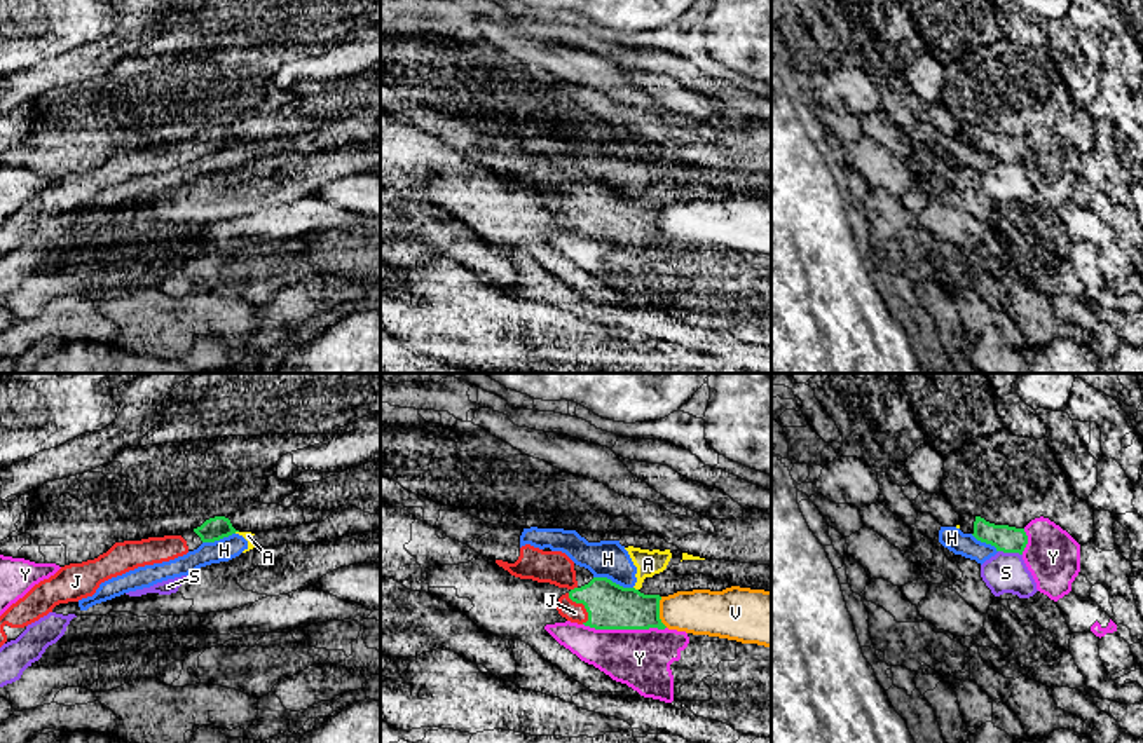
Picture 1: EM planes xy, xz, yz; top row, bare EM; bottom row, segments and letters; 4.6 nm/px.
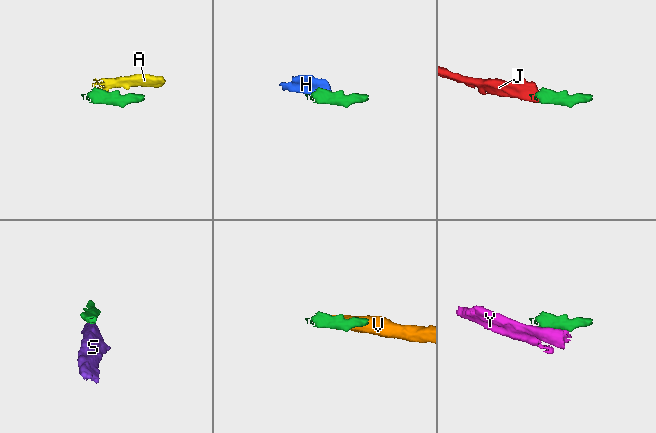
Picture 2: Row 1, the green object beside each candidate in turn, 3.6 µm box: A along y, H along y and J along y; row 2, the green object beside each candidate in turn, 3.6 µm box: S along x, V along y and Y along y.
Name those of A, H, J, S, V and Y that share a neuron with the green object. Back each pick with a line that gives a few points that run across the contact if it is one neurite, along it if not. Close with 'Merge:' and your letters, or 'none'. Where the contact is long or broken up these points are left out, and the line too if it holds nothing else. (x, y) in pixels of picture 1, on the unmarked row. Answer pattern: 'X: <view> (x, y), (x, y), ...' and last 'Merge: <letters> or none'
J: xz (609, 215), (583, 213), (574, 222)
Merge: J

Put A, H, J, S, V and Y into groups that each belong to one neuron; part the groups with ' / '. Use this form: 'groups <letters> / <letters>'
groups A H / J / S V / Y

